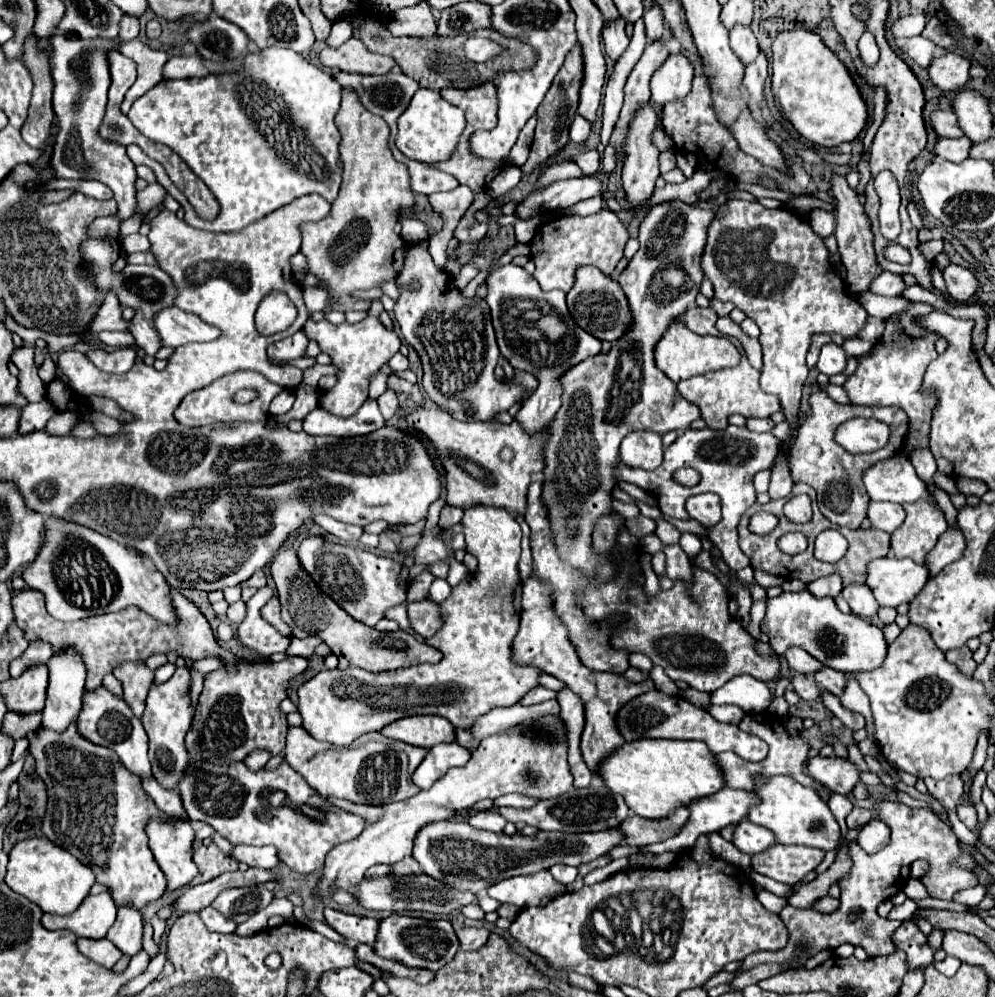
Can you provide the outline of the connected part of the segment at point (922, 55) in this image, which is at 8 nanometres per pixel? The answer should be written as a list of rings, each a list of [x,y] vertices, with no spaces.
[[[906,37],[906,39],[896,39],[896,47],[902,49],[912,61],[916,61],[920,67],[928,67],[936,45],[924,37]]]

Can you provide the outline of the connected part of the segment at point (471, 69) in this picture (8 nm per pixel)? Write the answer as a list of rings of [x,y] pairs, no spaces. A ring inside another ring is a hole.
[[[346,15],[342,17],[344,21],[348,21],[354,29],[354,37],[358,37],[368,51],[372,53],[380,53],[380,55],[388,55],[394,57],[396,65],[402,69],[404,75],[412,77],[420,87],[426,89],[434,89],[440,91],[442,87],[456,87],[456,89],[470,89],[476,85],[482,85],[484,81],[494,79],[496,71],[508,71],[508,69],[528,69],[530,65],[534,65],[534,51],[528,49],[528,45],[520,43],[520,51],[504,51],[502,55],[486,61],[486,63],[474,63],[468,61],[464,51],[462,51],[462,43],[464,39],[468,39],[468,35],[456,35],[456,37],[394,37],[388,33],[388,27],[382,21],[376,21],[372,17],[362,17],[362,15]],[[374,37],[382,37],[382,41],[374,41]]]

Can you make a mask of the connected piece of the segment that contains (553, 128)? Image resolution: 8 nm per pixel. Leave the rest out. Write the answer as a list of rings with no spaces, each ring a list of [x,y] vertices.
[[[576,45],[570,51],[570,55],[566,57],[558,75],[554,77],[554,83],[552,83],[550,91],[546,93],[542,105],[538,107],[536,135],[532,141],[530,157],[528,157],[526,165],[522,167],[522,173],[530,173],[538,163],[544,163],[550,155],[554,155],[556,151],[560,151],[568,143],[568,129],[570,129],[570,123],[572,123],[572,119],[576,115],[576,107],[578,107],[578,81],[580,79],[582,79],[582,57],[580,57],[580,49]]]

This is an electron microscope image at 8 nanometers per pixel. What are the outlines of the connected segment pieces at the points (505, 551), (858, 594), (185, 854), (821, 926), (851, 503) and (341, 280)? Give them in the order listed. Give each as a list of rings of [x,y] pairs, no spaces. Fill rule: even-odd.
[[[482,505],[464,509],[460,525],[464,527],[466,551],[478,559],[478,571],[474,575],[468,575],[468,579],[462,585],[454,587],[452,595],[440,603],[446,625],[442,625],[442,629],[434,637],[427,639],[426,643],[442,651],[444,659],[438,665],[416,665],[408,669],[380,673],[370,673],[360,667],[350,667],[346,671],[320,671],[298,689],[298,711],[304,721],[302,727],[312,733],[312,737],[342,747],[350,745],[362,733],[380,731],[384,725],[408,715],[440,715],[448,719],[454,727],[470,729],[482,713],[488,713],[494,707],[514,705],[520,701],[520,697],[524,697],[526,691],[538,685],[540,669],[520,667],[512,663],[510,657],[510,645],[518,633],[521,613],[522,580],[518,570],[522,538],[520,525],[506,509]],[[370,701],[384,701],[384,709],[370,705]]]
[[[860,583],[846,585],[840,595],[848,601],[848,605],[850,605],[854,615],[872,617],[878,611],[878,603],[874,601],[874,595],[872,595],[868,585],[860,585]]]
[[[158,819],[148,823],[150,849],[162,873],[166,875],[166,895],[190,885],[198,875],[198,867],[192,861],[194,829],[188,821],[160,823]]]
[[[876,799],[874,805],[878,809],[880,821],[886,823],[892,831],[890,843],[876,855],[866,855],[866,853],[858,851],[858,847],[854,843],[850,843],[848,855],[852,859],[852,869],[842,879],[838,879],[838,885],[842,891],[840,893],[840,907],[834,913],[824,915],[824,913],[810,913],[810,911],[804,913],[806,909],[797,909],[792,905],[786,905],[778,913],[782,923],[788,929],[788,935],[790,935],[786,949],[782,949],[778,953],[752,953],[752,957],[744,959],[742,971],[750,971],[762,963],[790,963],[790,969],[798,969],[798,967],[804,967],[806,961],[812,959],[816,953],[820,953],[824,949],[836,949],[842,943],[860,945],[864,951],[868,951],[870,957],[896,951],[890,941],[890,933],[902,922],[882,919],[876,913],[876,905],[894,897],[904,887],[904,883],[908,881],[910,863],[916,859],[928,859],[928,863],[930,863],[930,871],[924,875],[923,883],[932,898],[952,901],[952,895],[956,891],[979,884],[975,872],[950,867],[952,859],[956,859],[960,855],[958,839],[952,829],[948,825],[944,825],[932,811],[912,809],[900,801],[890,801],[890,799]]]
[[[816,391],[810,397],[810,415],[800,427],[798,439],[790,451],[790,467],[792,467],[792,479],[796,483],[806,483],[816,489],[816,501],[826,519],[840,527],[858,529],[862,519],[866,517],[866,505],[870,497],[862,489],[862,473],[870,463],[886,459],[896,455],[902,449],[904,435],[906,435],[908,417],[898,407],[860,407],[860,405],[842,405],[832,401],[826,393]],[[854,417],[874,417],[878,421],[884,421],[890,427],[890,441],[884,449],[868,453],[868,455],[850,455],[840,445],[834,443],[834,431],[840,423],[854,419]]]
[[[348,89],[342,91],[342,103],[336,115],[336,125],[342,133],[340,159],[344,163],[340,193],[338,193],[338,199],[332,203],[332,209],[326,219],[318,223],[310,223],[306,225],[306,229],[302,229],[300,253],[304,253],[304,257],[308,259],[308,271],[316,279],[328,285],[328,293],[332,301],[330,305],[322,309],[324,313],[328,311],[340,311],[340,313],[368,311],[372,301],[354,297],[354,291],[368,291],[374,287],[382,287],[388,281],[394,281],[394,283],[398,281],[400,273],[404,271],[406,253],[414,244],[407,243],[399,234],[394,233],[394,223],[396,223],[396,215],[400,209],[408,209],[414,205],[414,193],[410,191],[406,165],[396,163],[388,149],[388,135],[390,135],[388,125],[378,115],[368,113],[358,101],[356,93]]]

